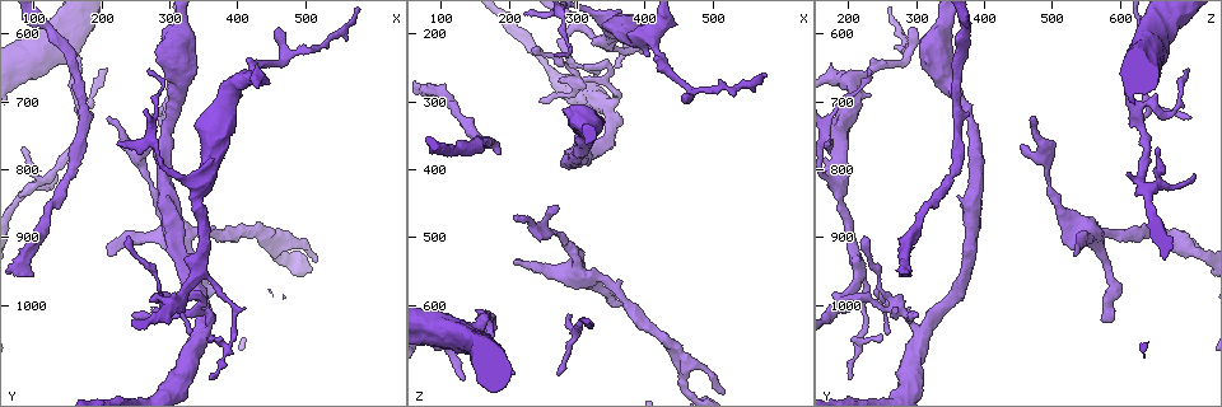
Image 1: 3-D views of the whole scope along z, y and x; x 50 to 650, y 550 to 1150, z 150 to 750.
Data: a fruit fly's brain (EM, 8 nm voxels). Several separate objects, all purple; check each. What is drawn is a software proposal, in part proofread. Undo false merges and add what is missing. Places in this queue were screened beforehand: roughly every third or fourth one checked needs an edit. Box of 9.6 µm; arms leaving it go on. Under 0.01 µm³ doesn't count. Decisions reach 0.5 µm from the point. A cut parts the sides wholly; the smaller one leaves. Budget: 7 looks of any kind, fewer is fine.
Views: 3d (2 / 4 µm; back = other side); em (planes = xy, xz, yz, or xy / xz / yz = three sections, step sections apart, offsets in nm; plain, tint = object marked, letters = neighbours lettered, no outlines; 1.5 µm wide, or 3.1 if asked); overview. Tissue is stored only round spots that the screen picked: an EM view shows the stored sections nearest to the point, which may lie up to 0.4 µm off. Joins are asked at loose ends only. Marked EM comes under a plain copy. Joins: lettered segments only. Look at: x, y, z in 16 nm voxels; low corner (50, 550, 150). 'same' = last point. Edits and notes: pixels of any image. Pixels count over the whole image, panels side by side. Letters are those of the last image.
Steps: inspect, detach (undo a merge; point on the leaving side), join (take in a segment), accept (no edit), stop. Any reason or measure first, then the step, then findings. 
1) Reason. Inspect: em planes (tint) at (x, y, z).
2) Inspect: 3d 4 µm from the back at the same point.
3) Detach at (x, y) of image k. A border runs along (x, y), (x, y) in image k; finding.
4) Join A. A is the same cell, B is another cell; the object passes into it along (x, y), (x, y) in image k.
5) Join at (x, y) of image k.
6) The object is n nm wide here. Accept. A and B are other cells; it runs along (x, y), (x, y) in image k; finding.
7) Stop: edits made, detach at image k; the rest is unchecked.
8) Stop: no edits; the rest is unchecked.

Abrupt turn. Inspect: em xz step 8 (letters) at (300, 1010, 265).

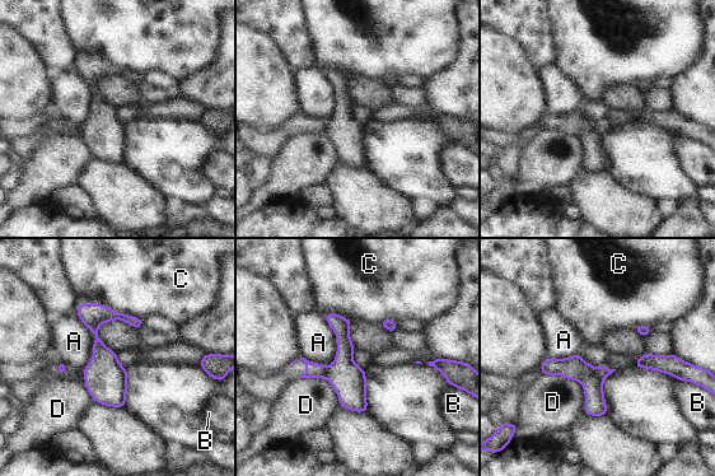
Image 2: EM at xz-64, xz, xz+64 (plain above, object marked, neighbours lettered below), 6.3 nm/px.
The object is 150 nm wide here. Detach at (596, 405) of image 2. A, B, C and D are other cells; a border runs along (602, 378), (584, 374), (579, 379) in image 2; a second neuron is stuck on.

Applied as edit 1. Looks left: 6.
See it whole again. Inspect: overview.

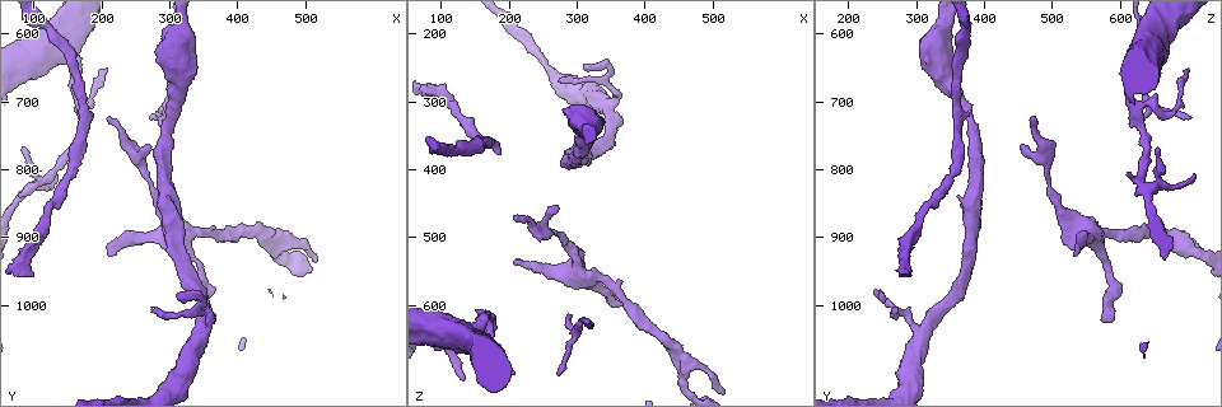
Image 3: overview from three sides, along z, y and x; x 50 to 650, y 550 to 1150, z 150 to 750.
Branch stops here. Inspect: em yz step 4 (tint) at (210, 925, 530).

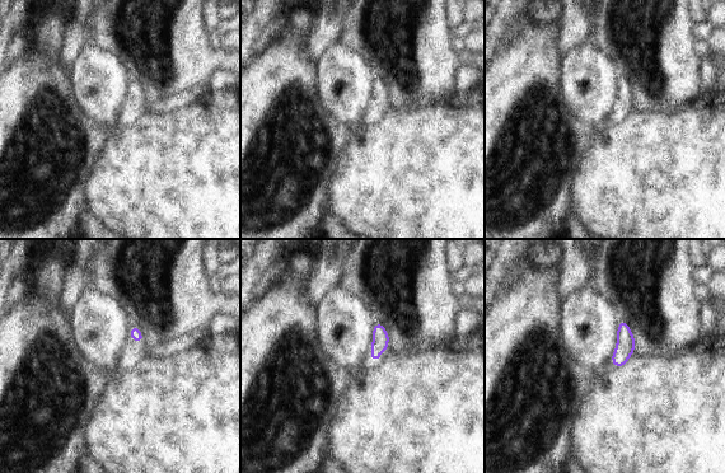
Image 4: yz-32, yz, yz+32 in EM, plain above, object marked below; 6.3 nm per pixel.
Another direction. Inspect: em planes (letters) at the same point.

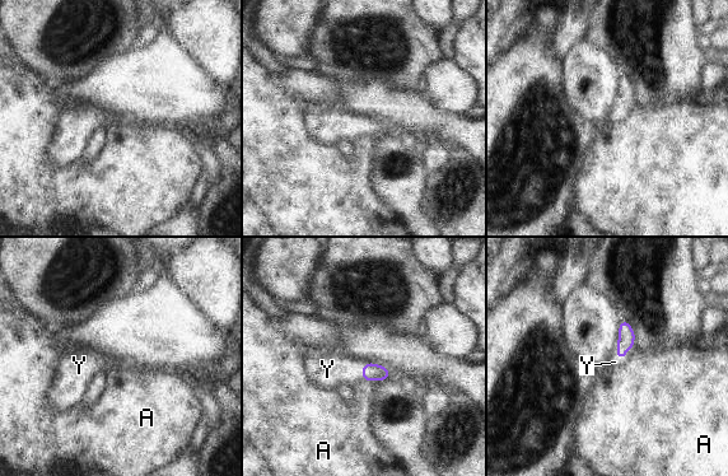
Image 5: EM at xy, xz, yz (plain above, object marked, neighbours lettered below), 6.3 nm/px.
The longest contact is with Y, 130 nm. Join Y. Y is the same cell, A is another cell; the object passes into it along (626, 336), (625, 355), (615, 362) in image 5; it goes on there.

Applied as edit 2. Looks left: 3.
Redraw. Inspect: overview.

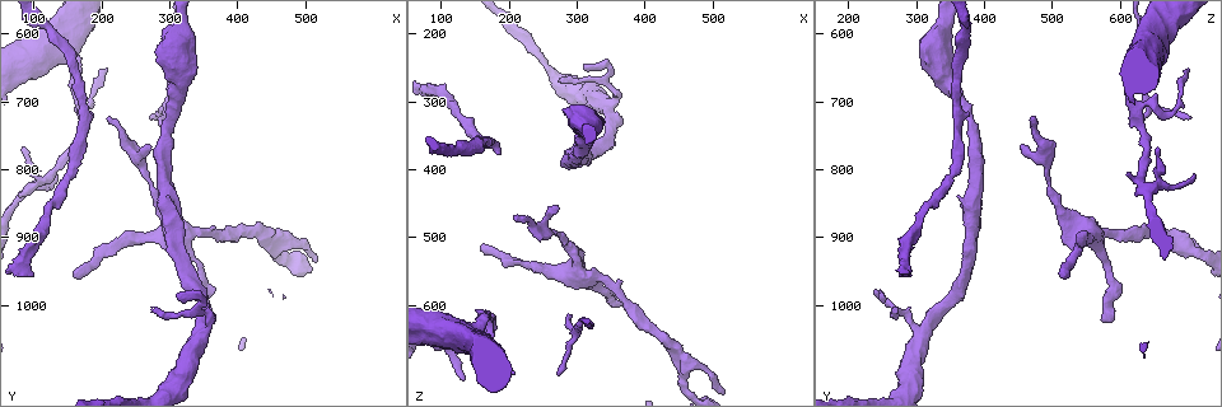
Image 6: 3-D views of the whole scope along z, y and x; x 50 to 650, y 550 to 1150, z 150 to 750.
Free end. Inspect: em planes (letters) at (130, 810, 705).

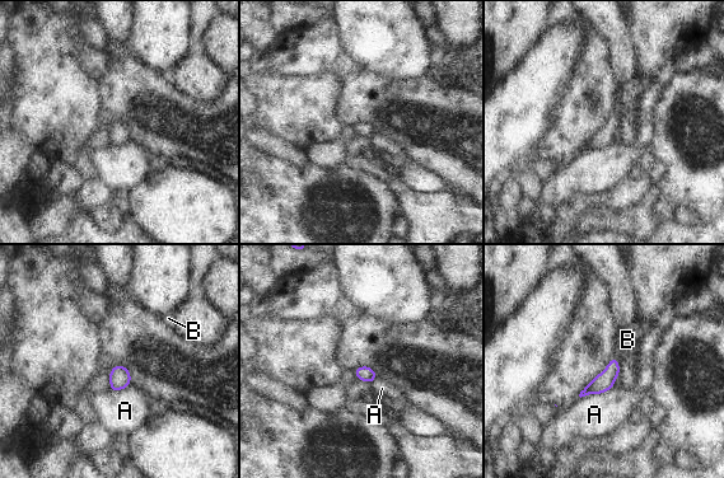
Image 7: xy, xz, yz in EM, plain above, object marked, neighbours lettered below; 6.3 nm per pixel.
The object is 90 nm wide here. Join B. B is the same cell, A is another cell; the object passes into it along (603, 382), (617, 361), (627, 340) in image 7; the neuron continues.

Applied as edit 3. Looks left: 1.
Stop: edits made, detach at image 2, join at image 5, join at image 7; the rest is unchecked.

